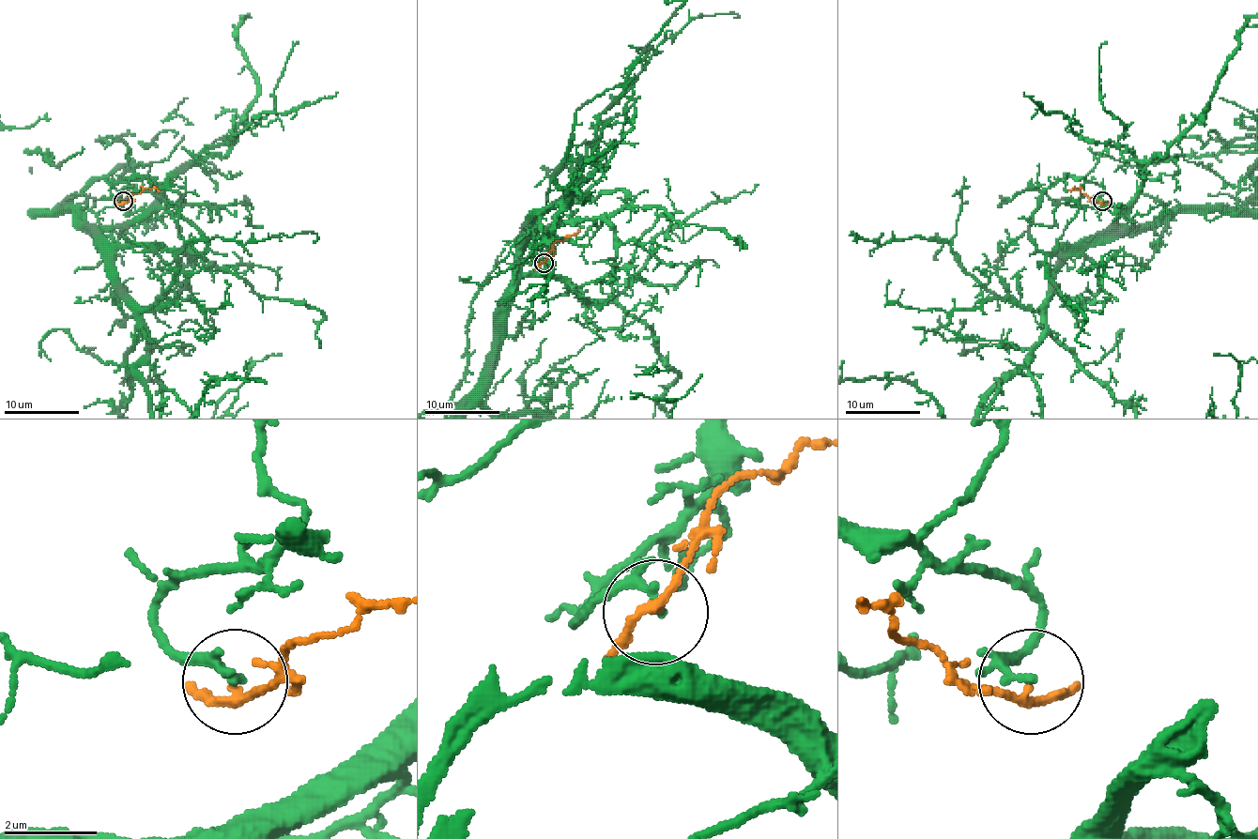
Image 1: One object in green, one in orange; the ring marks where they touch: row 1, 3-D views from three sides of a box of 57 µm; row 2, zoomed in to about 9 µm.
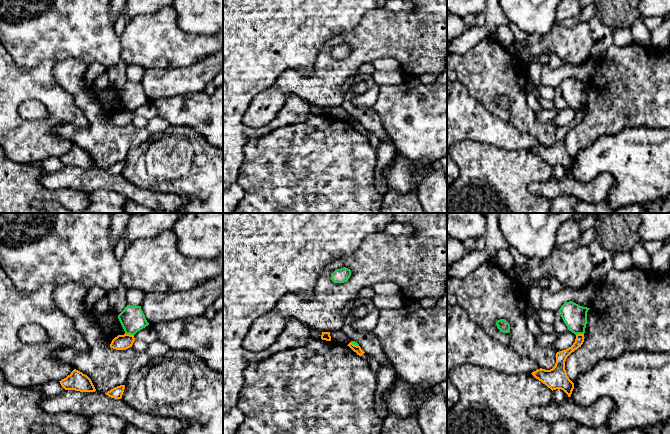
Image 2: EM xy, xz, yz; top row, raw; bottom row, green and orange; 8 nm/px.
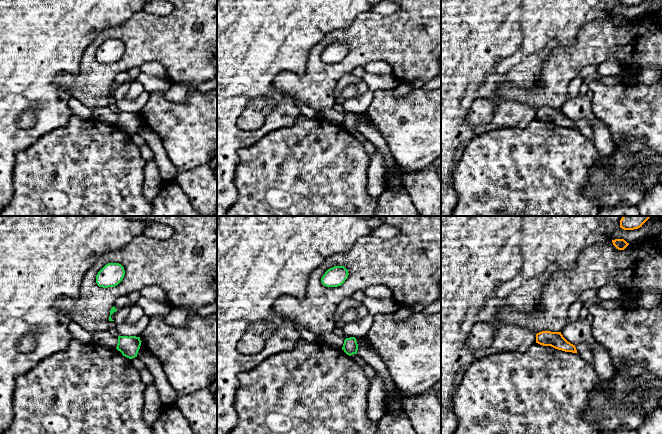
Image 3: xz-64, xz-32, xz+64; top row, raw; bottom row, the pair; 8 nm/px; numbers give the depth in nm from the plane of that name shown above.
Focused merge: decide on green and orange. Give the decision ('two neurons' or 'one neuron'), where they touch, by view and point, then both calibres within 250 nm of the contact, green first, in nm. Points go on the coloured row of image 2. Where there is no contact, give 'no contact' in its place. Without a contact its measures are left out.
two neurons | xy (129, 333) | 200/130 nm

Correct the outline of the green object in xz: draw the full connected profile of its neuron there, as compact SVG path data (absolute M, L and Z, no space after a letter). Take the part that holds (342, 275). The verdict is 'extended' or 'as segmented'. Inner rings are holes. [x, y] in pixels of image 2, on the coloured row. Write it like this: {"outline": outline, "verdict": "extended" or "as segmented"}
{"outline": "M344 267L344 268L335 270L331 274L330 278L334 283L344 283L348 281L350 276L351 276L351 270Z", "verdict": "as segmented"}

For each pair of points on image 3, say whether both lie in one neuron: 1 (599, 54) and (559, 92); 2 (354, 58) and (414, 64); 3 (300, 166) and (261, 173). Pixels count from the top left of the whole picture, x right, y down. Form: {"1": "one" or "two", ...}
{"1": "one", "2": "one", "3": "one"}

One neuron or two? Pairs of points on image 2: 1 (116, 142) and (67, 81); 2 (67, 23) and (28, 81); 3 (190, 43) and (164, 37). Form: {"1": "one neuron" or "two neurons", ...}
{"1": "one neuron", "2": "two neurons", "3": "one neuron"}

